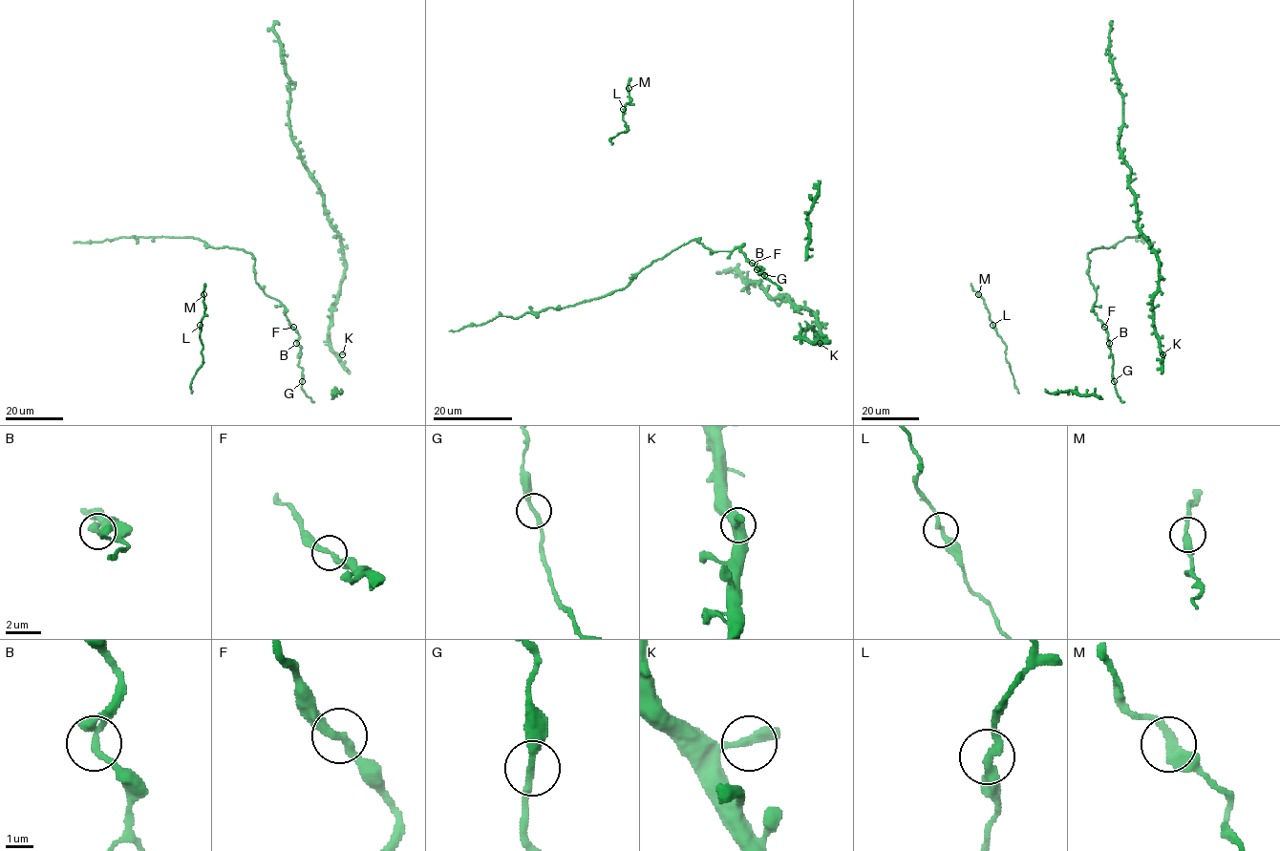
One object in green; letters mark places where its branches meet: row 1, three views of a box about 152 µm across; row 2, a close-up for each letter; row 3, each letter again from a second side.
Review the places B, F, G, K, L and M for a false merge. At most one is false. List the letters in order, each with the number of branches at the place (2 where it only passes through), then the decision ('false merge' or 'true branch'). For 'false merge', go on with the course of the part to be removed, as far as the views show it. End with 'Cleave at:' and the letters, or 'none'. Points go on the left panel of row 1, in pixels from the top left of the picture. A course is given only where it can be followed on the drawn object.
B: branches 2; true branch
F: branches 2; true branch
G: branches 2; true branch
K: branches 2; true branch
L: branches 2; true branch
M: branches 2; true branch
Cleave at: none

